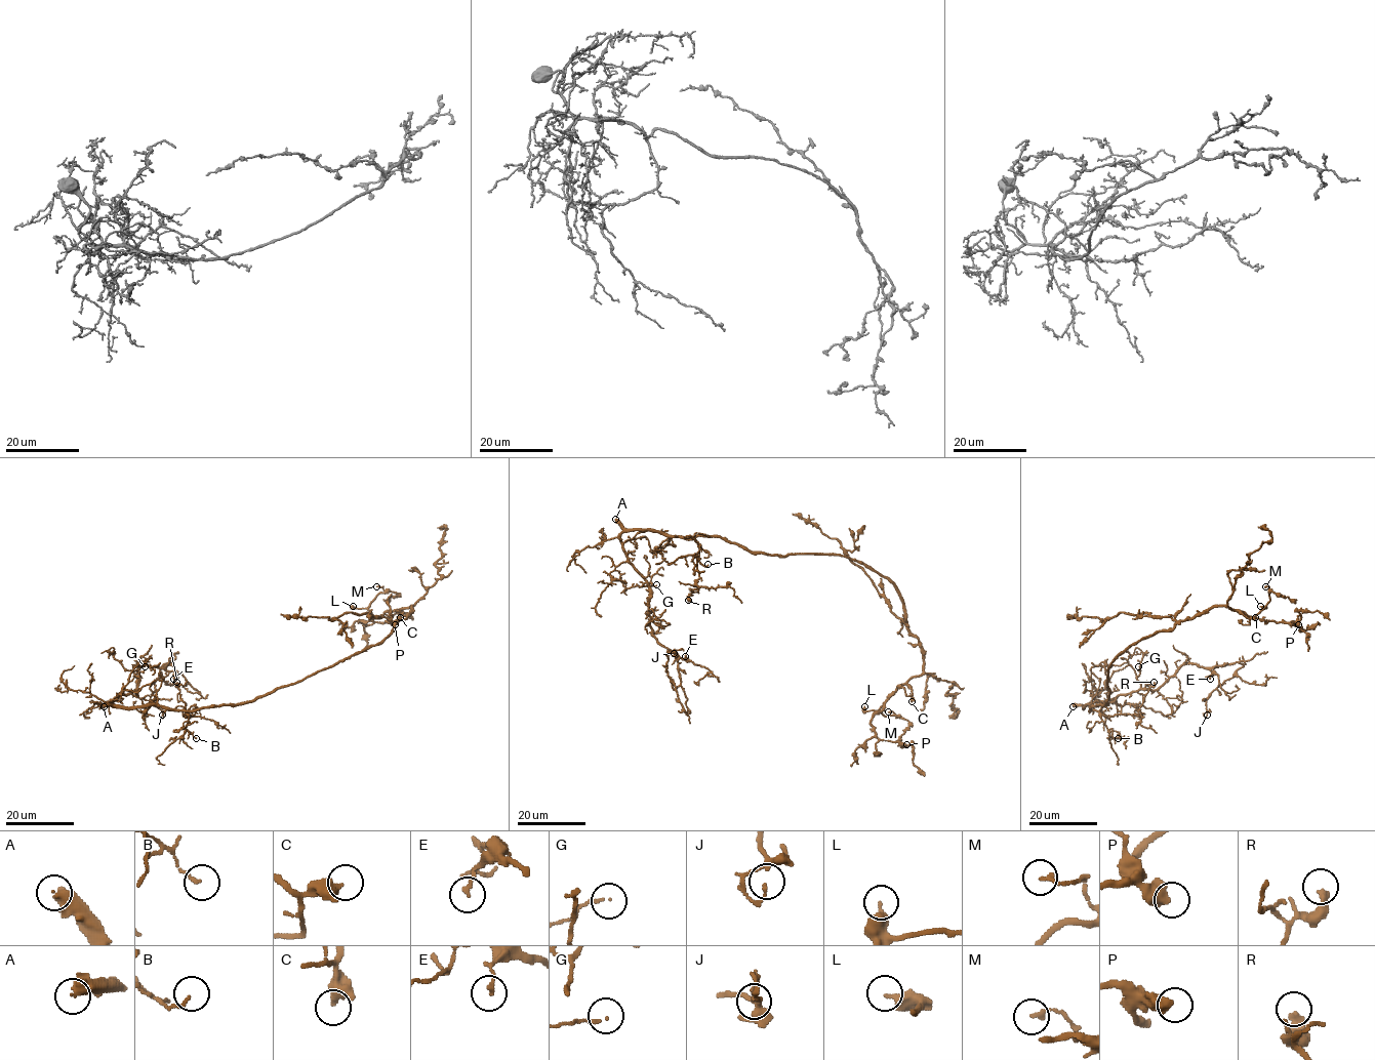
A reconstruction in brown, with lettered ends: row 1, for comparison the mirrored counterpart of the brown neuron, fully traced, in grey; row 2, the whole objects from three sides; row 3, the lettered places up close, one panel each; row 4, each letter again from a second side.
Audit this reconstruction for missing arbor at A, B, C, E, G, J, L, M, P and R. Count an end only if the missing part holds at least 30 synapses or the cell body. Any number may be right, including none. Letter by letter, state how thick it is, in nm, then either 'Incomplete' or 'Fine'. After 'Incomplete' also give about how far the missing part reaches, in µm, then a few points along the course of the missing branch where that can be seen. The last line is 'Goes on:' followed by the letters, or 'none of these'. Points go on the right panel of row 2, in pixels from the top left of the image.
A: Thickness 480 nm. Incomplete. Missing length about 30 µm. Course of what is missing: (1073, 706), (1063, 711), (1063, 718), (1059, 710), (1070, 701), (1061, 697)
B: Thickness 120 nm. Fine
C: Thickness 500 nm. Fine
E: Thickness 160 nm. Fine
G: Thickness 80 nm. Fine
J: Thickness 120 nm. Fine
L: Thickness 360 nm. Fine
M: Thickness 170 nm. Fine
P: Thickness 550 nm. Fine
R: Thickness 360 nm. Fine
Goes on: A

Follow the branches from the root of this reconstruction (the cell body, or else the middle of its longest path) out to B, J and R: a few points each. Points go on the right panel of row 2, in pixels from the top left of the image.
B: (1107, 699), (1104, 704), (1092, 705), (1089, 709), (1097, 710), (1105, 726), (1120, 735), (1118, 738)
J: (1107, 699), (1092, 709), (1084, 707), (1140, 689), (1158, 689), (1183, 664), (1240, 663), (1210, 694), (1207, 715)
R: (1107, 699), (1104, 704), (1092, 705), (1089, 709), (1113, 716), (1138, 715), (1144, 694), (1154, 682)

